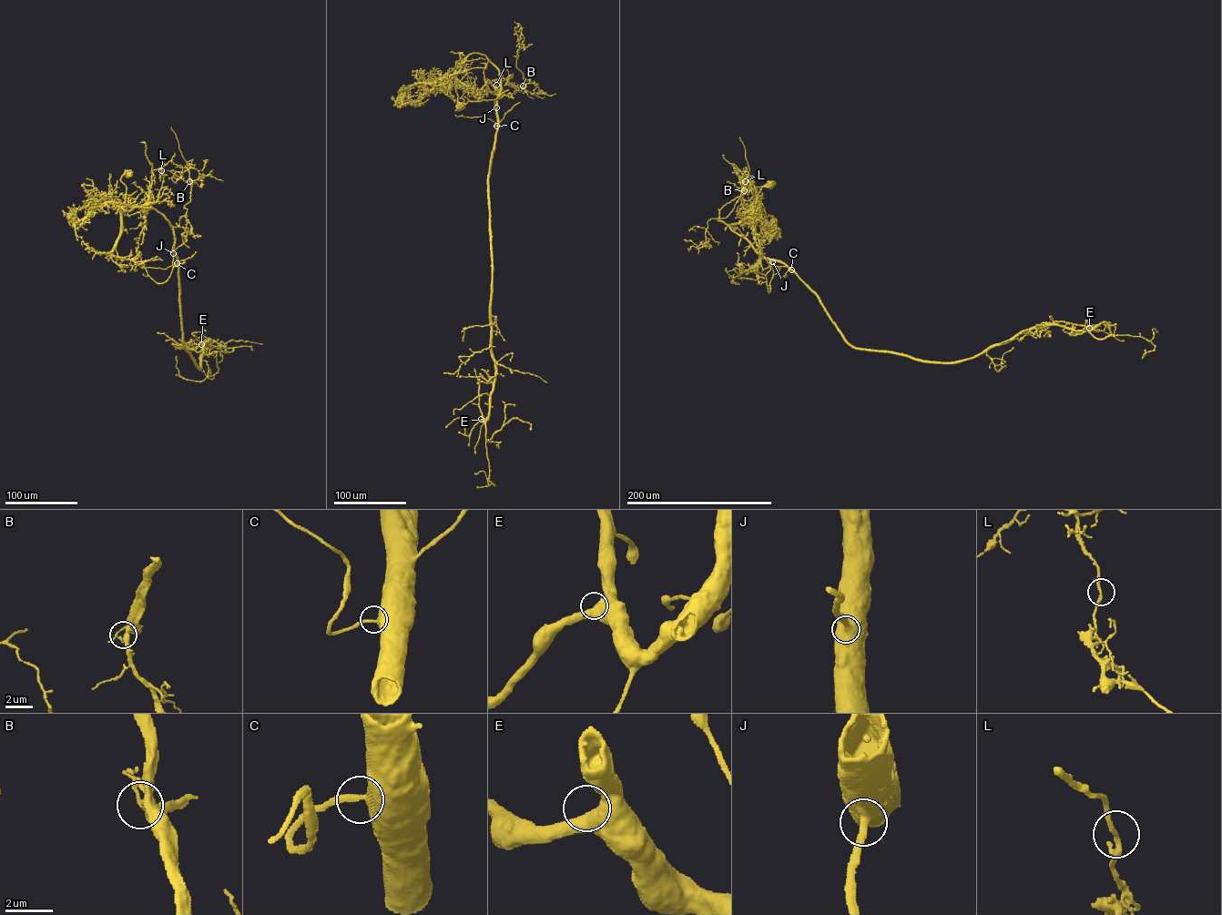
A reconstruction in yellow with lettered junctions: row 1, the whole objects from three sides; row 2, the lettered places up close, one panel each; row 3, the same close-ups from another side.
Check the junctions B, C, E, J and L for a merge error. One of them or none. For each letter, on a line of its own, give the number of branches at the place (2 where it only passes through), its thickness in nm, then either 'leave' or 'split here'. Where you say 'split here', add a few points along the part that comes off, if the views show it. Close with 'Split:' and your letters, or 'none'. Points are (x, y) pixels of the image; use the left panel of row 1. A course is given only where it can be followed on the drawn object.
B: 3 | 280 nm | leave
C: 2 | 400 nm | leave
E: 2 | 550 nm | leave
J: 2 | 500 nm | leave
L: 3 | 140 nm | split here | (161, 170), (171, 160), (188, 171), (190, 200), (183, 208), (188, 209), (192, 233), (180, 226)
Split: L

